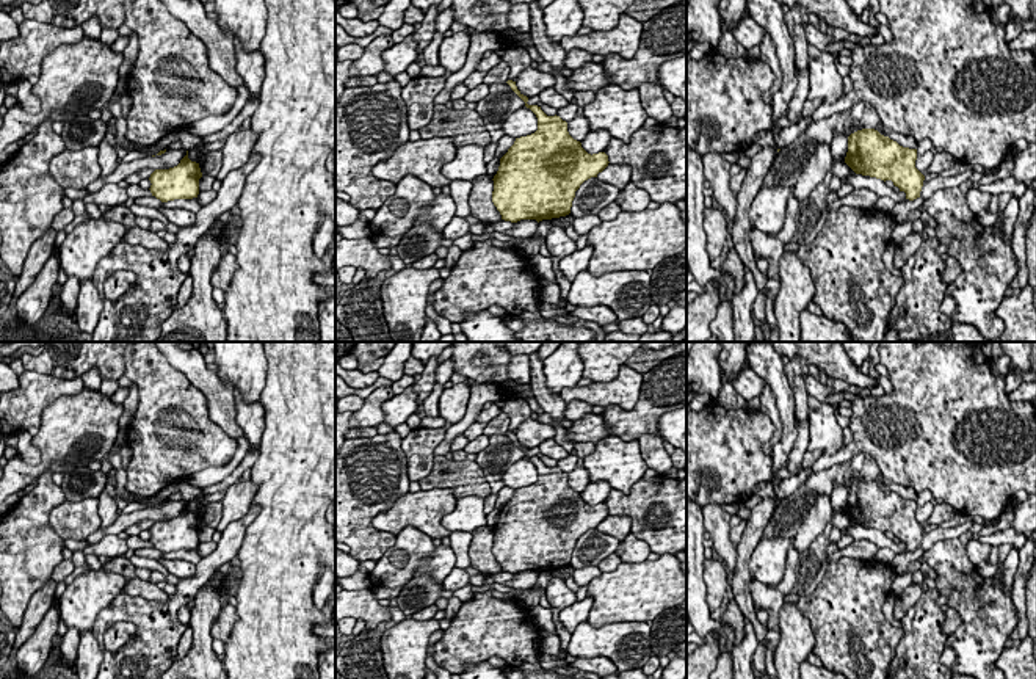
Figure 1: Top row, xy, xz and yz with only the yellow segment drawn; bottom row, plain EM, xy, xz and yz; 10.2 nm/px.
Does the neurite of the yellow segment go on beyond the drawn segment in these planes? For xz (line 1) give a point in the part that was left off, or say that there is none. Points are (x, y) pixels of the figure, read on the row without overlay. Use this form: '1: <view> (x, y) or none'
1: none

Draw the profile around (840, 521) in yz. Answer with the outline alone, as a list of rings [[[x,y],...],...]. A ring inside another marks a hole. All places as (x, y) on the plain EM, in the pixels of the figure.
[[[835,513],[832,517],[832,528],[840,528],[843,535],[851,535],[854,539],[868,539],[879,549],[889,547],[895,554],[906,552],[904,543],[895,543],[893,539],[889,539],[884,532],[856,525],[845,513]]]

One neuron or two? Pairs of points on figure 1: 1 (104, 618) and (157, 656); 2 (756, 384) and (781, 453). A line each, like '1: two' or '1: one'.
1: one
2: two

